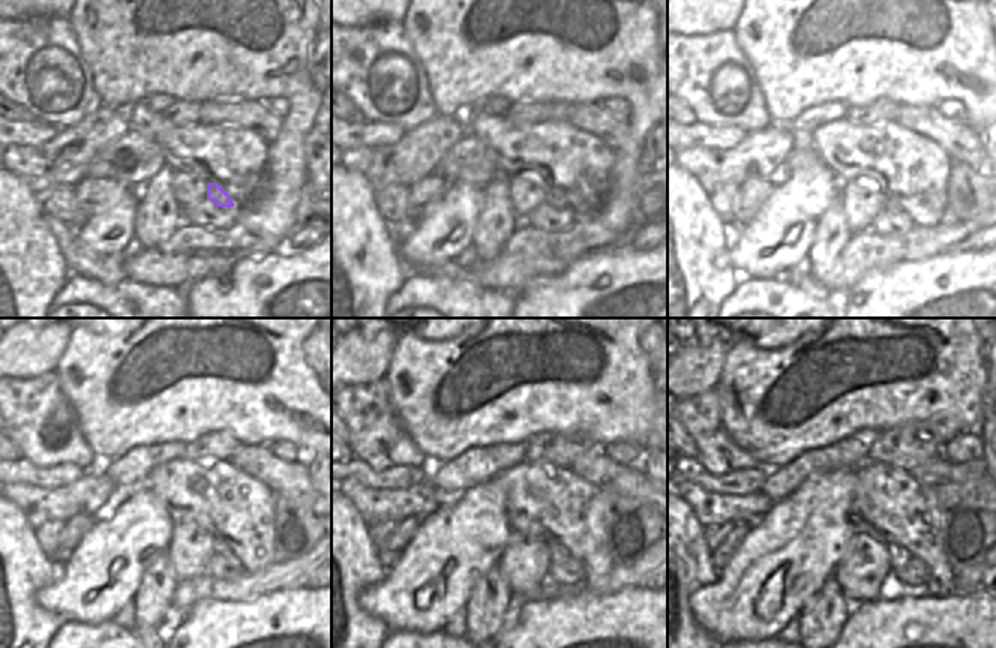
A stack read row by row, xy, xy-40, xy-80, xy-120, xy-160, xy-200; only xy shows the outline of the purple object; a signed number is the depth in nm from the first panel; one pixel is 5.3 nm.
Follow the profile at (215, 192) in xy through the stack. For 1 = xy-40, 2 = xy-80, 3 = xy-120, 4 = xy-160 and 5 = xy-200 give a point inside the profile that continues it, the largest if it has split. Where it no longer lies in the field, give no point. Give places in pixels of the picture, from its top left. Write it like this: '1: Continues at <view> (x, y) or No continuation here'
1: Continues at xy-40 (554, 200)
2: Continues at xy-80 (891, 206)
3: Continues at xy-120 (219, 548)
4: Continues at xy-160 (557, 551)
5: Continues at xy-200 (897, 555).

